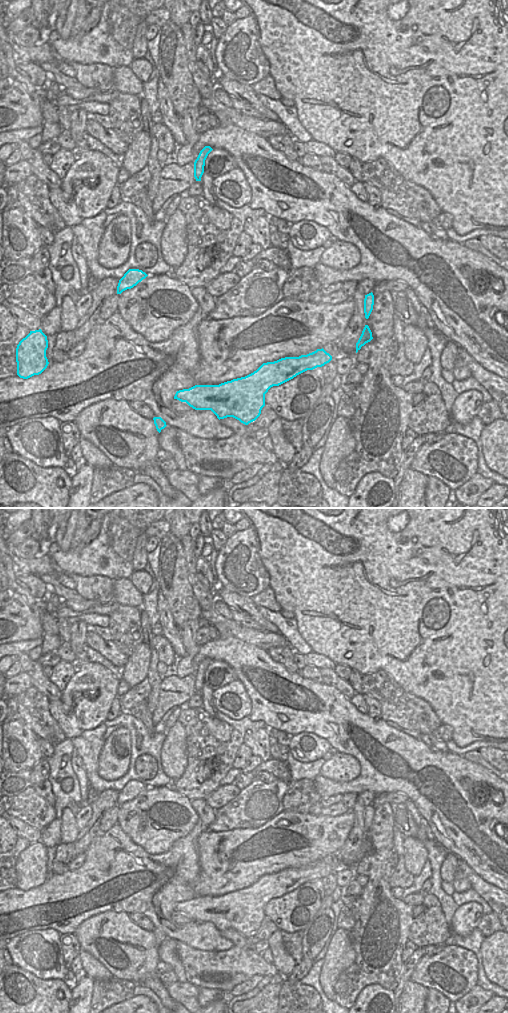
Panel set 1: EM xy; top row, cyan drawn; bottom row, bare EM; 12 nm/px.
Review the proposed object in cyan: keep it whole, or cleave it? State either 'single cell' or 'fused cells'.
single cell

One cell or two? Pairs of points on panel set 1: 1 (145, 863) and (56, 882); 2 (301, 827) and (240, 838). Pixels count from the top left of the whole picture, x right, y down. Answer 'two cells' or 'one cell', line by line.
1: one cell
2: one cell

